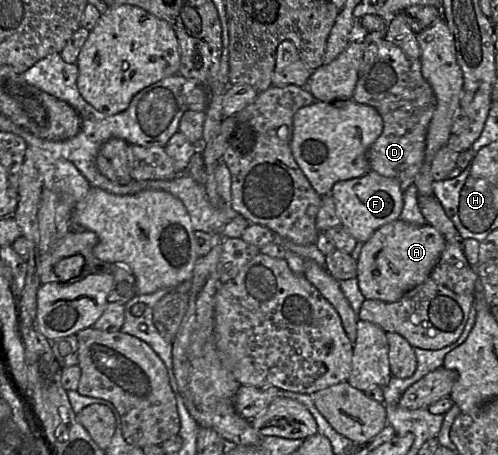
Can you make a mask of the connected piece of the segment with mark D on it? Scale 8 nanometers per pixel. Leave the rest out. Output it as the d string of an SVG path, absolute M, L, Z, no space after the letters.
M383 38L376 43L376 53L374 59L369 61L369 68L359 75L351 100L375 108L383 120L382 133L367 152L371 171L397 180L405 191L413 185L425 163L426 135L436 108L436 98L422 75L420 60L407 56L398 46Z

